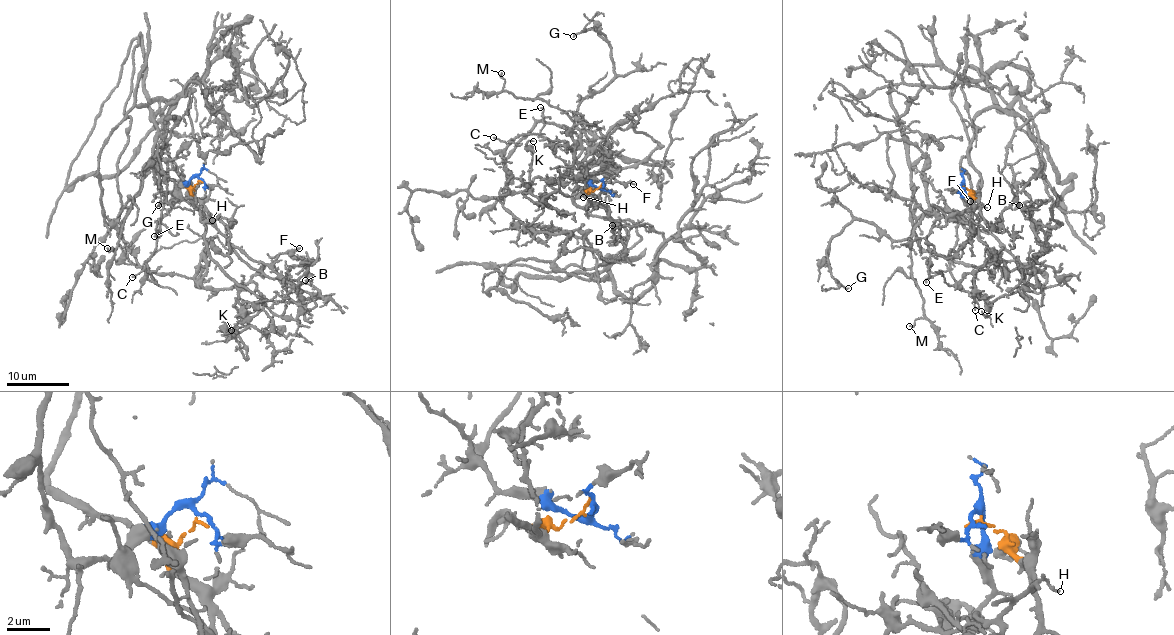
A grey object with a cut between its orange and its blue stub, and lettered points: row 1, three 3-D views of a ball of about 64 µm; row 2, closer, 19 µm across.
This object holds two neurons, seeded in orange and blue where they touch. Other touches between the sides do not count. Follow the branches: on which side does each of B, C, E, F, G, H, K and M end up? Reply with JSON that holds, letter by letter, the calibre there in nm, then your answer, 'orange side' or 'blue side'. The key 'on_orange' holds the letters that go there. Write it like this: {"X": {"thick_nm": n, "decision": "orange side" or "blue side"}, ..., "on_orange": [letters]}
{"B": {"thick_nm": 240, "decision": "orange side"}, "C": {"thick_nm": 100, "decision": "blue side"}, "E": {"thick_nm": 90, "decision": "blue side"}, "F": {"thick_nm": 180, "decision": "orange side"}, "G": {"thick_nm": 110, "decision": "blue side"}, "H": {"thick_nm": 110, "decision": "orange side"}, "K": {"thick_nm": 90, "decision": "orange side"}, "M": {"thick_nm": 150, "decision": "blue side"}, "on_orange": ["B", "F", "H", "K"]}

